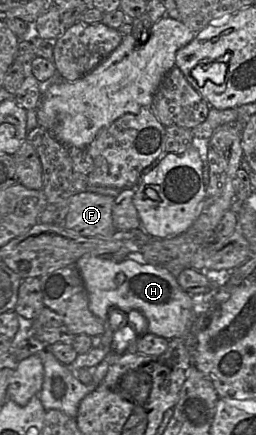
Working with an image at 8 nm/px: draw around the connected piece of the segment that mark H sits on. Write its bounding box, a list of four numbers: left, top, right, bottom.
[75,255,193,340]

